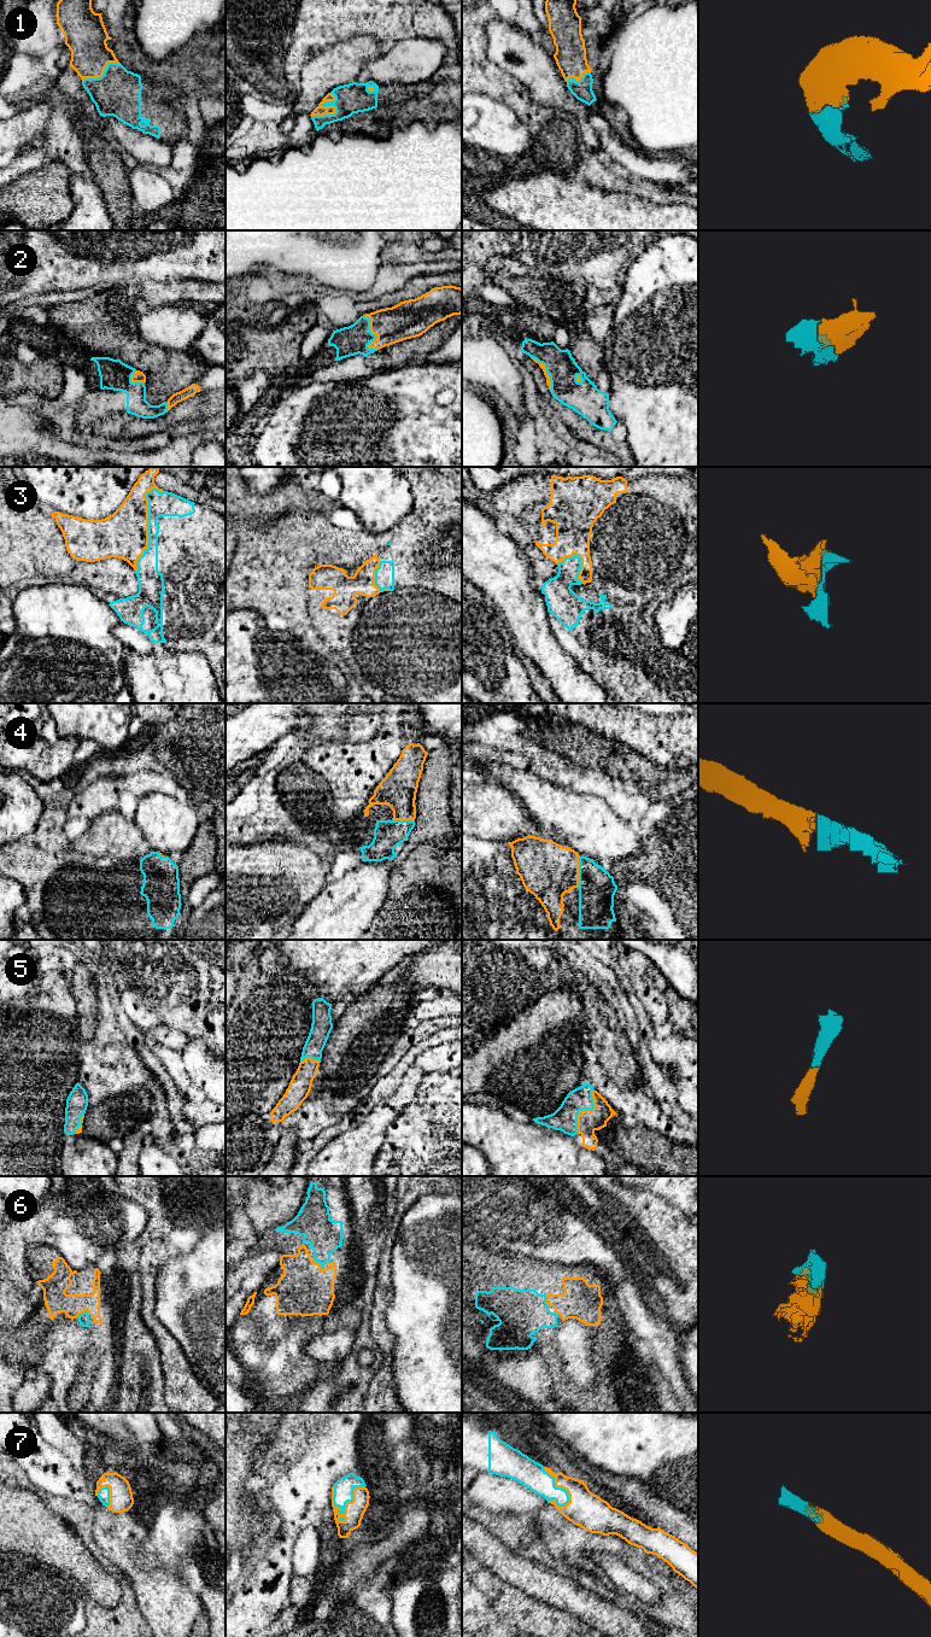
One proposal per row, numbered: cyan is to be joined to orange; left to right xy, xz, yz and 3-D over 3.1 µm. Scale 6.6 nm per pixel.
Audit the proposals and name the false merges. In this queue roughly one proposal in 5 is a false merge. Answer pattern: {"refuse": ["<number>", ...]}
{"refuse": []}

